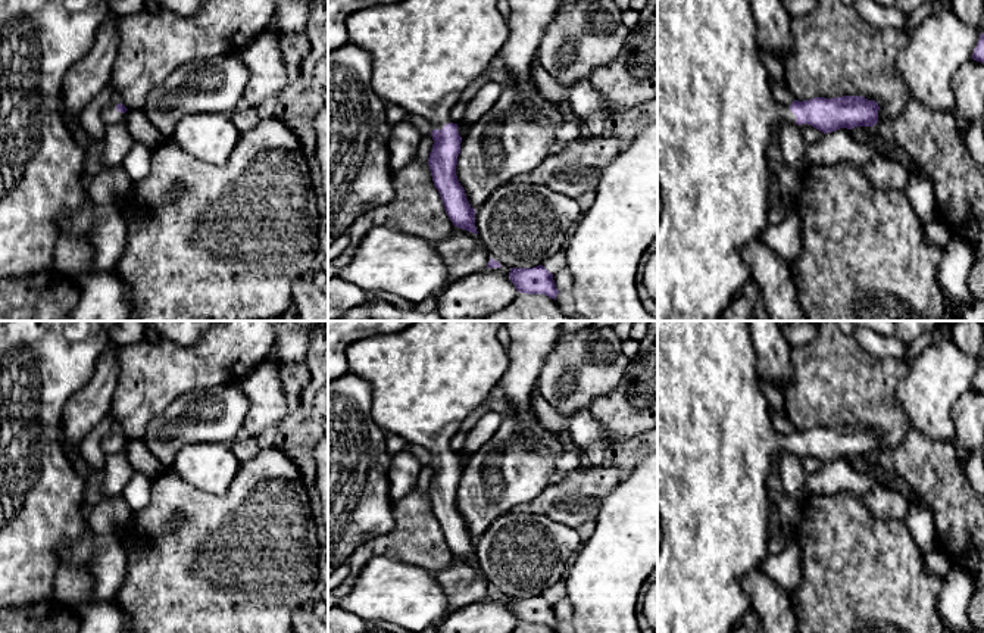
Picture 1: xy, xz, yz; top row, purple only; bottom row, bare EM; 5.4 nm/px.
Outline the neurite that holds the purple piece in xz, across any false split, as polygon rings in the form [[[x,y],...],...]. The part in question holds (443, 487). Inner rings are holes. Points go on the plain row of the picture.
[[[416,321],[409,328],[402,330],[399,333],[375,336],[371,339],[362,339],[362,340],[350,344],[346,349],[349,372],[352,375],[362,378],[363,381],[366,381],[372,386],[372,418],[374,418],[374,421],[378,425],[381,425],[387,433],[393,433],[396,436],[403,437],[409,445],[424,446],[432,453],[434,459],[432,459],[431,465],[432,465],[434,474],[432,474],[432,480],[428,487],[428,495],[431,499],[434,515],[440,523],[446,543],[449,545],[453,555],[457,558],[466,559],[469,562],[474,562],[474,564],[478,564],[477,556],[475,556],[475,539],[469,534],[465,520],[460,515],[457,505],[456,505],[456,495],[457,495],[457,486],[460,483],[462,467],[459,465],[457,453],[453,453],[450,450],[450,440],[459,431],[459,427],[463,422],[463,420],[477,406],[482,405],[487,399],[490,399],[494,387],[499,386],[502,377],[505,375],[505,372],[509,367],[507,347],[505,347],[497,339],[497,333],[502,325],[503,325],[503,321]]]

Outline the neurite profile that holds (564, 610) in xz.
[[[565,598],[553,605],[555,614],[557,620],[572,620],[574,608],[572,604]]]

